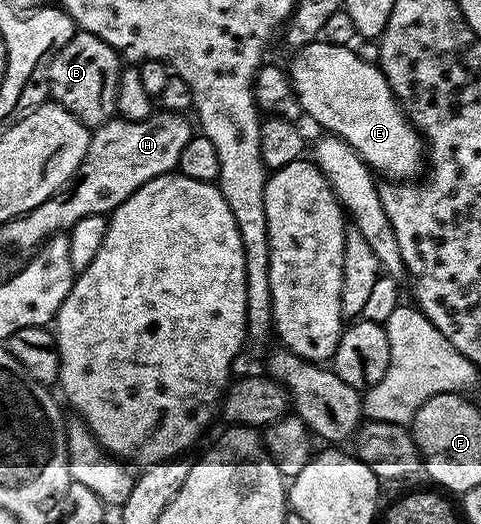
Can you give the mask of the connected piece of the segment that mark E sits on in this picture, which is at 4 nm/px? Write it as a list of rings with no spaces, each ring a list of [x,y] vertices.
[[[316,41],[298,48],[291,59],[289,74],[295,96],[299,98],[299,110],[308,115],[324,132],[344,139],[371,168],[372,172],[391,181],[411,181],[424,170],[425,144],[418,131],[404,115],[402,107],[389,89],[387,79],[374,62],[362,59],[350,46],[341,43]]]

